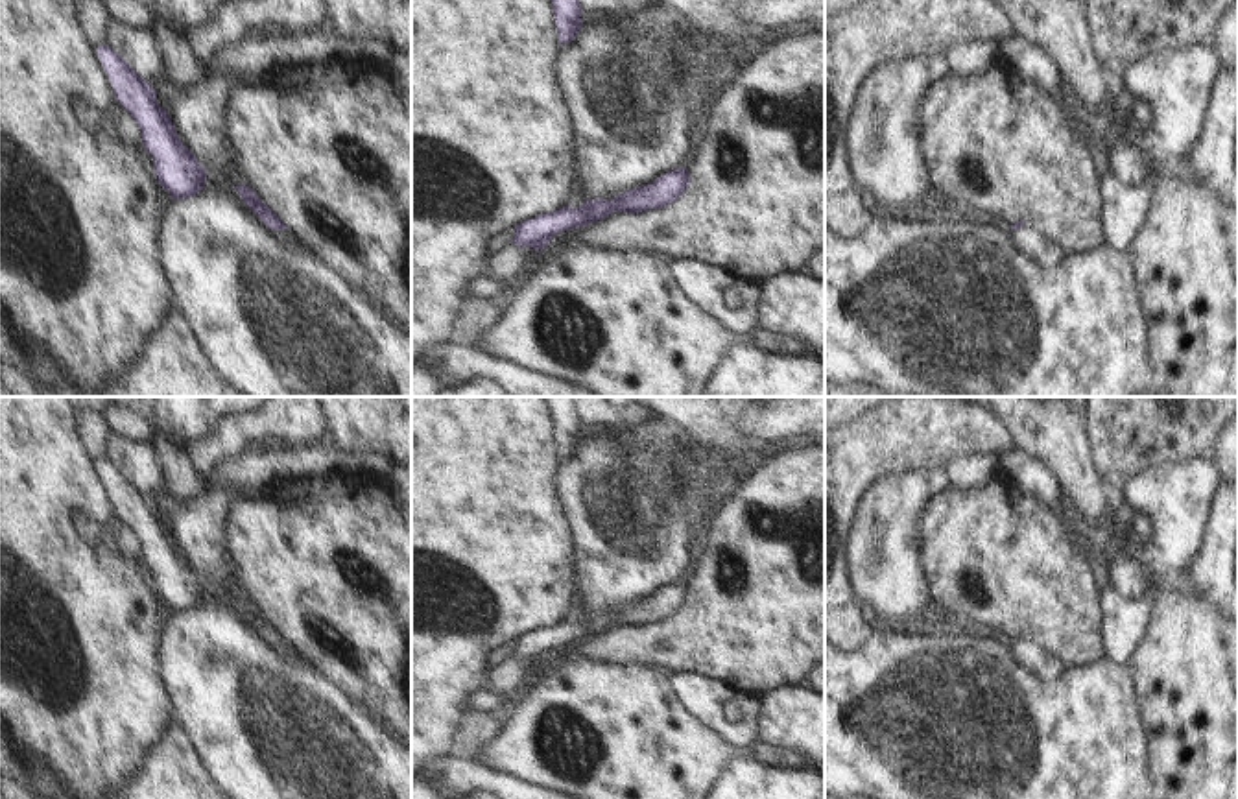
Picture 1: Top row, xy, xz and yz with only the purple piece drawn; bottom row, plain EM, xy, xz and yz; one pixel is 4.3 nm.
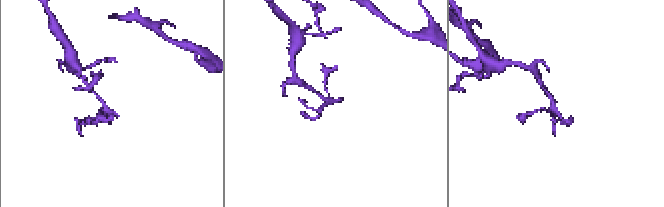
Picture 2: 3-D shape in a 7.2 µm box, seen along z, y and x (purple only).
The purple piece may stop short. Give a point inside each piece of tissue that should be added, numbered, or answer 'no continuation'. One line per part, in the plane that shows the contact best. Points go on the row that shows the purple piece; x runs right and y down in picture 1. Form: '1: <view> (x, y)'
1: yz (1037, 244)

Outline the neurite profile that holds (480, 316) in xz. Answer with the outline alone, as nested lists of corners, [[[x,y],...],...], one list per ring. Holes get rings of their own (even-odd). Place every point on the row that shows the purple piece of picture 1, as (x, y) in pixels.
[[[470,295],[465,303],[456,341],[465,347],[483,347],[507,310],[507,299]]]

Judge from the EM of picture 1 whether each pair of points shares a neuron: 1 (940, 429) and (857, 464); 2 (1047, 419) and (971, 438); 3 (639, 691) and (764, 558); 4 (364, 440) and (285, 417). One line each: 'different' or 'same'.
1: same
2: different
3: different
4: different

